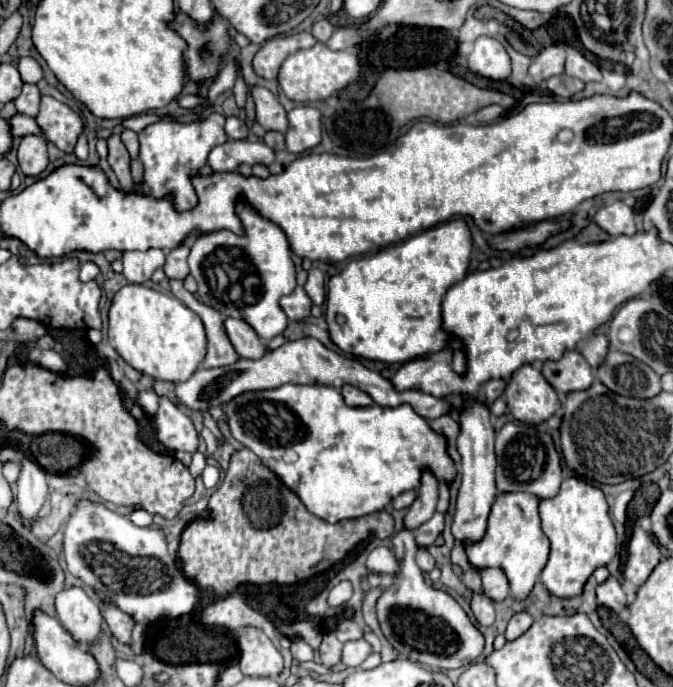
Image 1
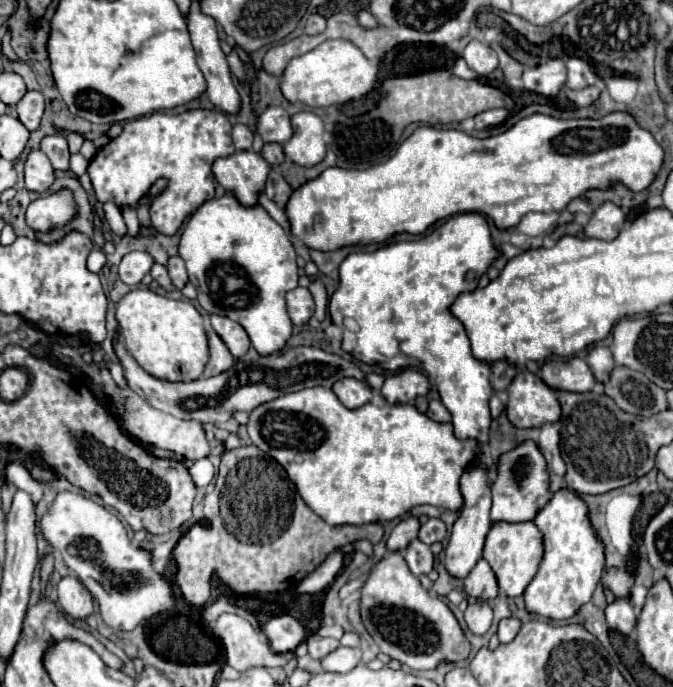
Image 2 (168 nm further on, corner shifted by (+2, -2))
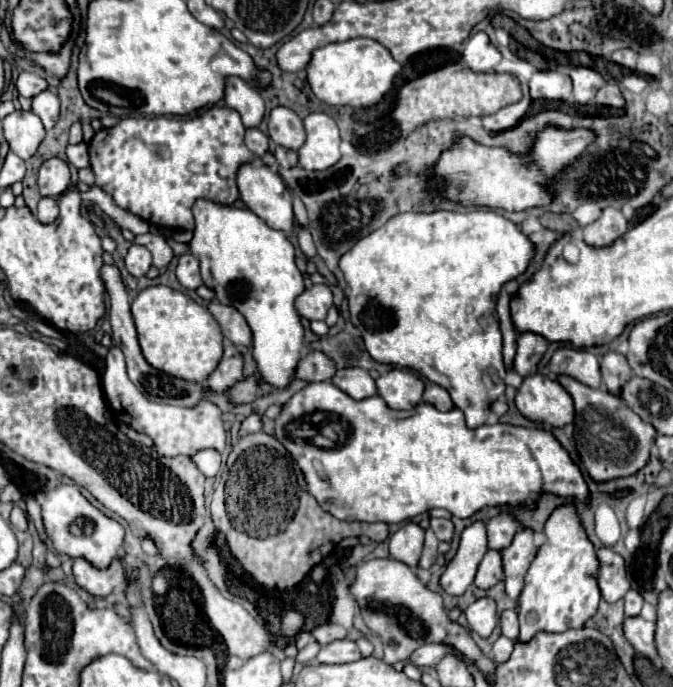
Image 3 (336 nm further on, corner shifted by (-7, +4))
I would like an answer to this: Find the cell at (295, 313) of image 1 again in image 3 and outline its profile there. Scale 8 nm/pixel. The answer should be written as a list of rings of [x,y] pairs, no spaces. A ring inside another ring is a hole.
[[[314,284],[296,298],[296,310],[308,320],[324,320],[332,304],[332,292],[326,284]]]

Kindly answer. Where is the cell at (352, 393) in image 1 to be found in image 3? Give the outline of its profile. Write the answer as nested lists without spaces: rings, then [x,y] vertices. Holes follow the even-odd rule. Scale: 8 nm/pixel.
[[[342,368],[336,370],[332,384],[338,386],[342,392],[346,392],[354,400],[364,400],[376,394],[374,380],[364,368]]]

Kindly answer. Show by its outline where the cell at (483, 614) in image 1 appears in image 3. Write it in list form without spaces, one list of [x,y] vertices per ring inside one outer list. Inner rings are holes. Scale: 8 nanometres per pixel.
[[[480,598],[474,604],[466,608],[466,620],[472,632],[476,632],[482,638],[488,638],[492,630],[498,624],[498,614],[496,614],[496,602],[492,598]]]

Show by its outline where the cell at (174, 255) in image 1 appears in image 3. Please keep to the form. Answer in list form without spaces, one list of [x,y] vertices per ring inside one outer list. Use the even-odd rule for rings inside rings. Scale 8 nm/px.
[[[192,254],[180,256],[178,268],[176,268],[176,276],[178,276],[178,282],[188,290],[196,290],[198,286],[202,286],[200,266],[198,266],[198,260]]]

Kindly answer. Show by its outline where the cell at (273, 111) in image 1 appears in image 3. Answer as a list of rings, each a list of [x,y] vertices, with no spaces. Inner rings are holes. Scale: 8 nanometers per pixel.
[[[282,106],[270,112],[268,134],[276,144],[288,150],[298,150],[306,140],[302,120],[290,108],[282,108]]]

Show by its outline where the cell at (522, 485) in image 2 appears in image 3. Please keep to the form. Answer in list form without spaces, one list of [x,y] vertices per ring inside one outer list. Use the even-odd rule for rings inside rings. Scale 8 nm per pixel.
[[[502,512],[502,514],[494,516],[486,524],[488,548],[490,550],[496,550],[496,552],[504,550],[506,546],[510,546],[510,542],[512,542],[512,538],[514,538],[516,532],[518,532],[518,522],[510,514]]]

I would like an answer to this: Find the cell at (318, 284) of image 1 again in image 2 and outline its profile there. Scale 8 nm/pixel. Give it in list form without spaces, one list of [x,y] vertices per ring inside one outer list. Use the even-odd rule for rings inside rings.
[[[315,278],[309,284],[309,292],[313,294],[313,300],[315,300],[315,316],[317,316],[317,320],[323,320],[327,314],[327,290],[325,290],[323,282],[319,278]]]

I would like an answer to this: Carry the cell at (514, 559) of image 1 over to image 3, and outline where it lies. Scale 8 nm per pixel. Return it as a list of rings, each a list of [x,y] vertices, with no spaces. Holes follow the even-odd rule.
[[[518,530],[512,544],[506,550],[502,550],[506,594],[514,602],[522,592],[522,582],[534,556],[536,556],[536,544],[534,544],[532,530]]]

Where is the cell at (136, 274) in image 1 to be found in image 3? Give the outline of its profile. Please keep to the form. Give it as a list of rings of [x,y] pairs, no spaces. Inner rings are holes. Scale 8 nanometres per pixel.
[[[132,244],[128,254],[126,254],[126,268],[132,276],[144,276],[148,272],[148,268],[152,266],[152,254],[146,246],[138,246]]]

